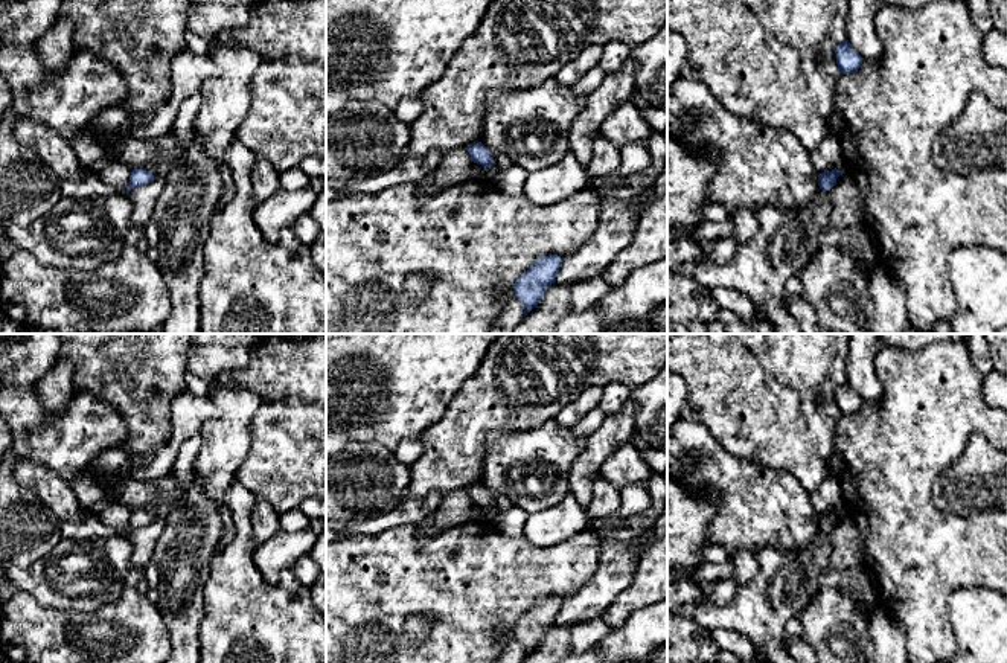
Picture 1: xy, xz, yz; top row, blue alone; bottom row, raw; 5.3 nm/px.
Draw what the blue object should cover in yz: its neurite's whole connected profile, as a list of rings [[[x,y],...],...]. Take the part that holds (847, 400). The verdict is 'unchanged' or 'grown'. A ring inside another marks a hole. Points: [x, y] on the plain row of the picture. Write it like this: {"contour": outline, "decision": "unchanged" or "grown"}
{"contour": [[[849,381],[836,387],[835,396],[841,416],[852,416],[862,405],[862,398],[850,387]]], "decision": "unchanged"}

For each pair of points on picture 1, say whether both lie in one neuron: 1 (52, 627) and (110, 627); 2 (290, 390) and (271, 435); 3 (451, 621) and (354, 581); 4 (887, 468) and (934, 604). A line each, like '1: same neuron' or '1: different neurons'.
1: same neuron
2: same neuron
3: same neuron
4: same neuron

